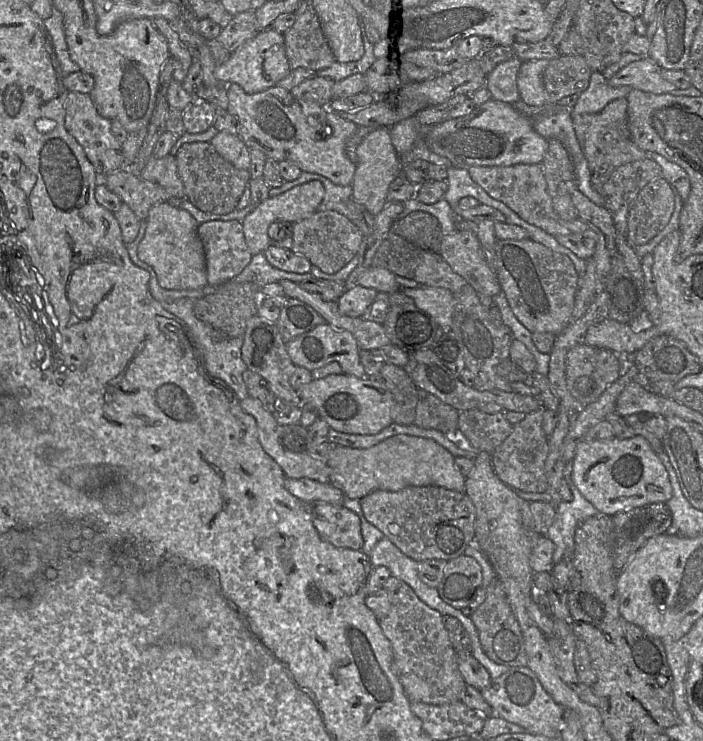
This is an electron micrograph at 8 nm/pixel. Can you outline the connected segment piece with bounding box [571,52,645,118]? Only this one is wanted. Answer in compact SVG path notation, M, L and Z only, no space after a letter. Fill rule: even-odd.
M625 52L619 61L608 66L603 71L592 72L589 86L579 94L577 103L571 109L571 117L573 118L580 114L598 113L610 102L619 98L626 98L632 91L632 87L612 87L608 81L626 65L644 58L645 56L640 54Z

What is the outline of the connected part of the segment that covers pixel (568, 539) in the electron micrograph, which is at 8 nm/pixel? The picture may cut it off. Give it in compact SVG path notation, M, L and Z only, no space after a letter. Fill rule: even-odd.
M572 460L564 467L564 479L567 482L572 499L556 505L556 514L545 536L555 545L553 563L568 558L574 549L574 535L577 527L587 518L595 516L598 511L579 492L572 480Z

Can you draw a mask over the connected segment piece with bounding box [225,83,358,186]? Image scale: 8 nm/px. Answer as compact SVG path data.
M236 83L227 84L225 89L228 97L227 112L236 118L238 135L249 149L258 149L267 158L277 162L286 161L294 164L302 172L320 174L336 185L352 184L356 165L348 158L345 146L357 130L358 126L355 123L343 119L339 113L327 106L298 99L290 91L279 86L255 94L247 94Z

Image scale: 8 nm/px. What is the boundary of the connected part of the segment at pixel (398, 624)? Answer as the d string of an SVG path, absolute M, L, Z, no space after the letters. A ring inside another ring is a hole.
M393 576L383 585L391 607L386 617L379 621L380 628L393 649L393 671L403 686L408 699L430 705L445 705L461 700L466 683L458 669L458 656L444 627L442 615L422 602L411 587Z

